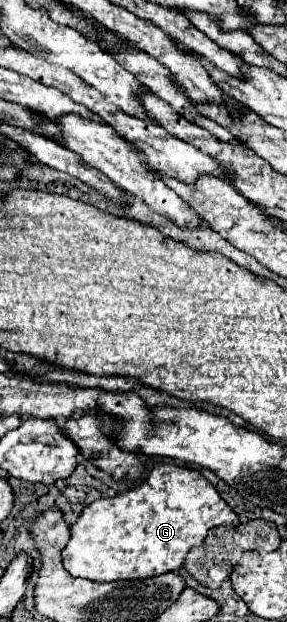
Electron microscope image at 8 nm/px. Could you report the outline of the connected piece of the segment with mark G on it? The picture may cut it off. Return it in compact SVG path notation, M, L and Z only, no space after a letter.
M156 465L148 479L114 497L100 497L84 507L80 519L70 527L70 541L64 547L64 567L72 577L84 577L90 581L124 581L124 579L146 579L182 567L188 551L204 543L206 533L218 525L240 525L238 515L220 497L206 477L196 469L178 465Z

